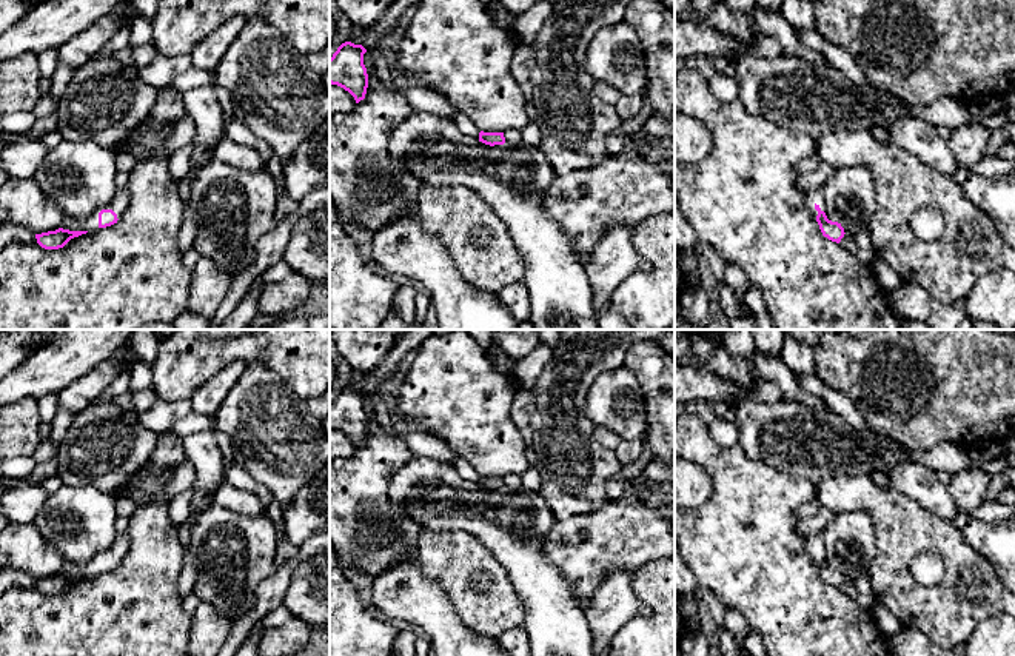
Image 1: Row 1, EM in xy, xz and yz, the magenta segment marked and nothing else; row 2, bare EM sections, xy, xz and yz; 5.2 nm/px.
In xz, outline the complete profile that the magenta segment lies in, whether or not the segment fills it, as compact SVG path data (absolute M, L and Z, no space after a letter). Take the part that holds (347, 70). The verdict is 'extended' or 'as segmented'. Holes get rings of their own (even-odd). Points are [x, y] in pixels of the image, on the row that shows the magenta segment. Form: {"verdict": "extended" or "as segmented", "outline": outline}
{"verdict": "extended", "outline": "M345 42L330 59L330 83L348 91L356 103L365 99L374 74L374 60L362 45Z"}

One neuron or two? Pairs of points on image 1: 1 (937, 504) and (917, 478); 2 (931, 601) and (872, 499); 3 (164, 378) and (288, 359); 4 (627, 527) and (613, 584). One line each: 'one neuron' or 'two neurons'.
1: one neuron
2: one neuron
3: one neuron
4: two neurons

